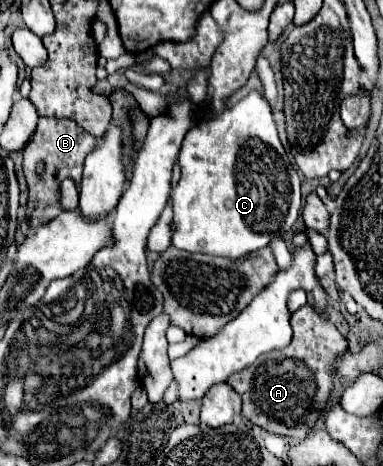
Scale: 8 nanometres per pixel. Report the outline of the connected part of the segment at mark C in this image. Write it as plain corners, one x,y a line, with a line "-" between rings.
251,91
235,107
225,109
221,115
217,115
211,121
195,125
183,141
183,147
179,151
179,165
181,165
181,177
179,177
177,187
173,189
173,245
177,249
191,251
191,253
199,251
199,253
207,253
207,255
223,255
223,257
239,259
239,257
245,257
247,253
263,249
265,245
269,245
269,241
273,237
285,235
299,217
299,211
301,211
301,181
299,181
299,175
295,173
295,169
291,167
291,163
287,159
287,153
285,153
285,149
283,149
283,145
277,137
271,105
265,99
263,91

